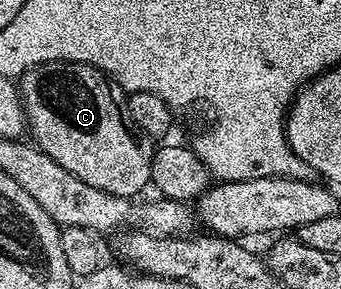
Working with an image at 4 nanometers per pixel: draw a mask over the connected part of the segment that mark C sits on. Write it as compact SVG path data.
M42 63L19 76L17 86L30 138L35 146L53 157L61 169L69 169L69 173L81 177L85 185L93 185L93 189L101 189L117 197L129 199L138 196L138 191L148 190L155 147L152 140L131 122L120 88L103 71L84 63Z

